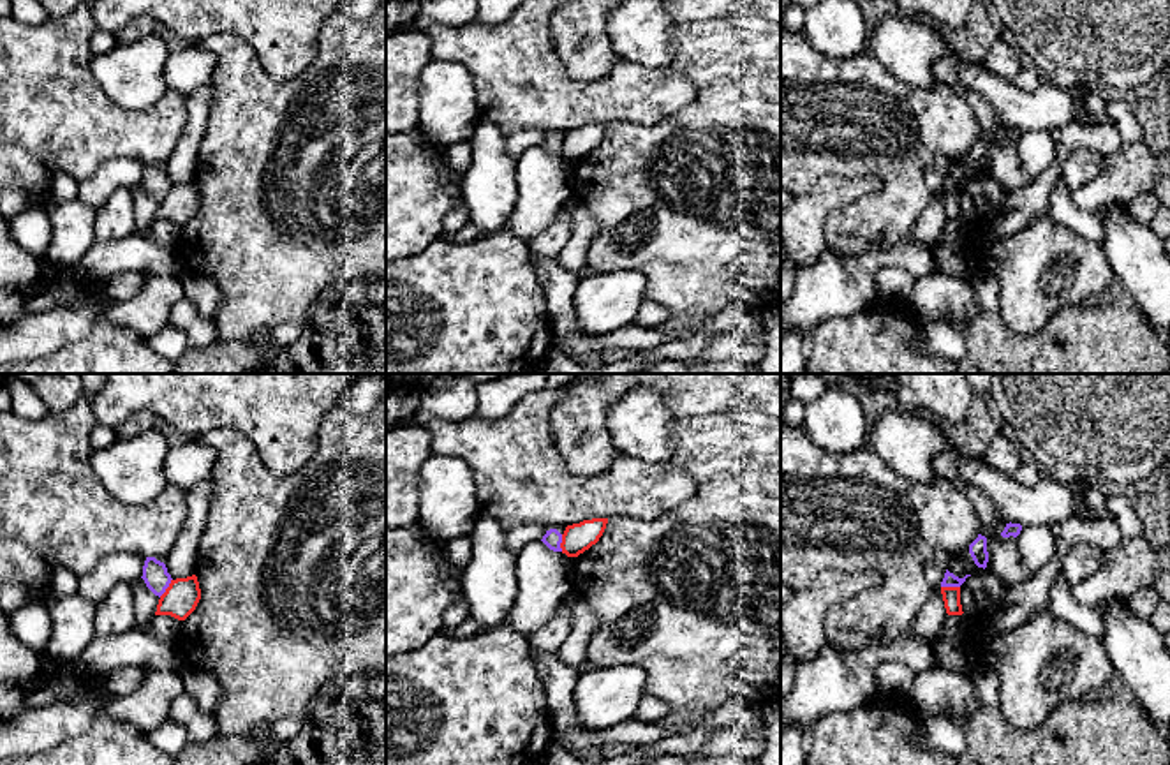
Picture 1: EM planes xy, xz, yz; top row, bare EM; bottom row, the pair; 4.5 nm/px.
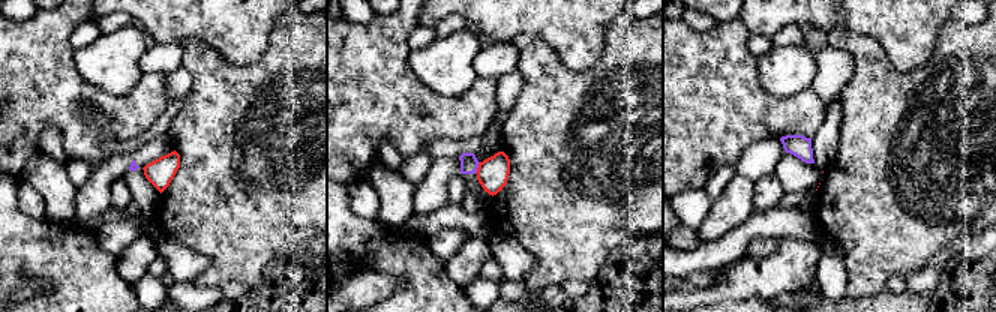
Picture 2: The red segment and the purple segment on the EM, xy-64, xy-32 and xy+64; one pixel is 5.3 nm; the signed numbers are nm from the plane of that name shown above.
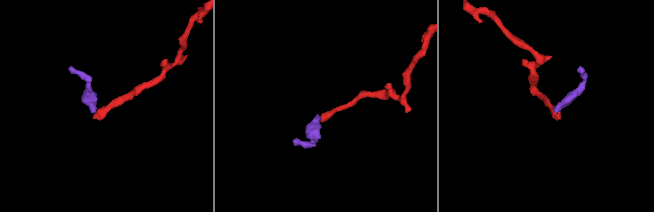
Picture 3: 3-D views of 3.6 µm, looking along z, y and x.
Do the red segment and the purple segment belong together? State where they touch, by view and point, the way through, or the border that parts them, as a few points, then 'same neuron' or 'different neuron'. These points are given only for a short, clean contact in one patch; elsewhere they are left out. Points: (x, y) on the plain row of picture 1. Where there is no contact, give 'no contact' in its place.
meets red in yz at (950, 193); border along yz (941, 191), (959, 193); different neuron

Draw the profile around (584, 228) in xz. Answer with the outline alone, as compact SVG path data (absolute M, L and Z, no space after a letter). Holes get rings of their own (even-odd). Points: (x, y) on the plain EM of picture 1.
M574 197L567 201L566 210L571 224L571 238L567 245L559 252L555 261L564 270L580 275L580 271L587 266L587 247L590 240L597 234L597 222Z

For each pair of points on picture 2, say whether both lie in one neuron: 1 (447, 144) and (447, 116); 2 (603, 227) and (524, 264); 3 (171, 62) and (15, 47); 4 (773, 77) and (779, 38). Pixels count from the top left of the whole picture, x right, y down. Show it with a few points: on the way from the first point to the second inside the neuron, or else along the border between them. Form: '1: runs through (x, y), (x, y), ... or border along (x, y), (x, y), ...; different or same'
1: border along (473, 137), (467, 140), (435, 138), (416, 153); different
2: border along (504, 239), (513, 239), (536, 260), (522, 281); different
3: border along (144, 72), (165, 75); different
4: border along (768, 38), (774, 45), (798, 45), (804, 42); different

